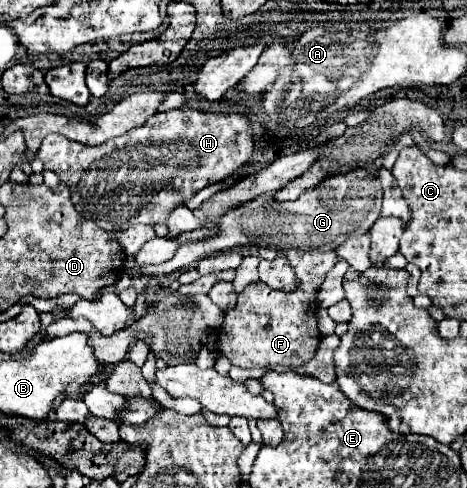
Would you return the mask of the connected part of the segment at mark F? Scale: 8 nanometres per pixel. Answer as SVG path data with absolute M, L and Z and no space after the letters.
M299 251L289 257L291 267L297 275L297 289L281 291L271 289L265 283L257 281L245 287L243 293L237 297L235 309L225 313L223 325L217 329L217 343L213 349L201 345L195 365L201 369L213 367L217 357L227 357L233 365L243 369L251 367L273 367L273 365L287 365L299 367L313 359L321 333L317 329L317 293L329 269L339 261L335 251Z

